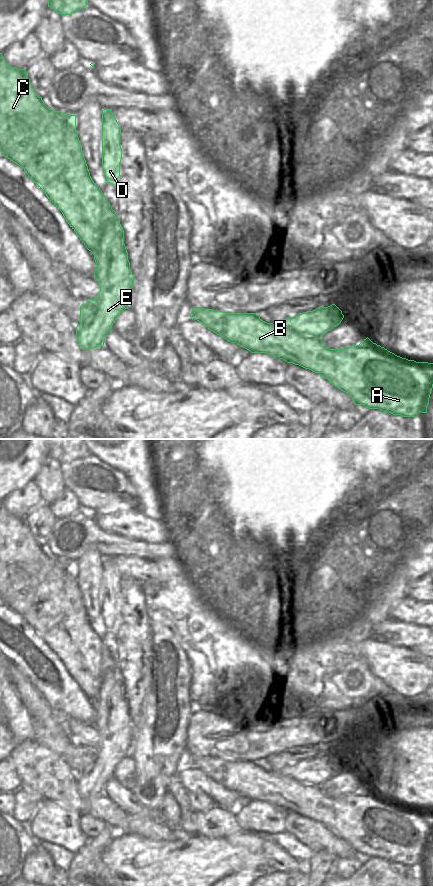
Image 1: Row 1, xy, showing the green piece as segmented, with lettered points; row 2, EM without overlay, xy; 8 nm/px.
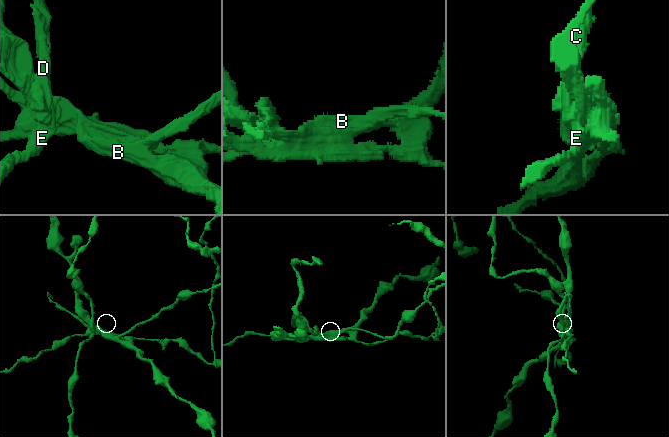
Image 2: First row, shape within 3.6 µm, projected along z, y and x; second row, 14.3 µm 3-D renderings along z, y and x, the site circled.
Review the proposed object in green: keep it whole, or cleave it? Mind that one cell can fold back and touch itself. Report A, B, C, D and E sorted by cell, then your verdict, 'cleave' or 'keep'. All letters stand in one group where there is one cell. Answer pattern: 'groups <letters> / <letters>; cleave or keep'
groups A B C / D E; cleave

